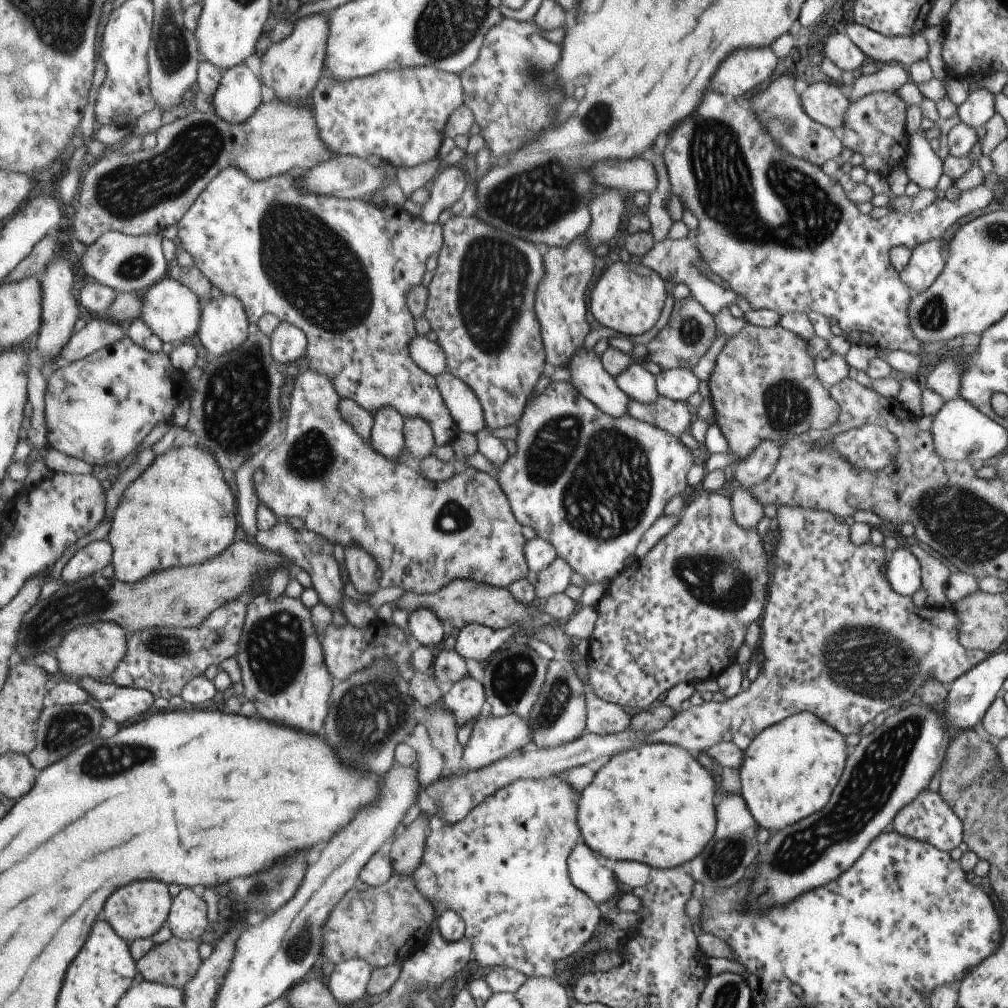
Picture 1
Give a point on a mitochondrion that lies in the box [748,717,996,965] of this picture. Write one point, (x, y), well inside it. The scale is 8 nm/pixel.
(970, 756)

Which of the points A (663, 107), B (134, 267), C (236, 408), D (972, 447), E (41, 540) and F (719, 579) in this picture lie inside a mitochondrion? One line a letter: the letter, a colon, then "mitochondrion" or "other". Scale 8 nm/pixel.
A: other
B: mitochondrion
C: mitochondrion
D: mitochondrion
E: other
F: mitochondrion

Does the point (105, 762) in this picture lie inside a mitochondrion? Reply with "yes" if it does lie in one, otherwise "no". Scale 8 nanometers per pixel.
yes

